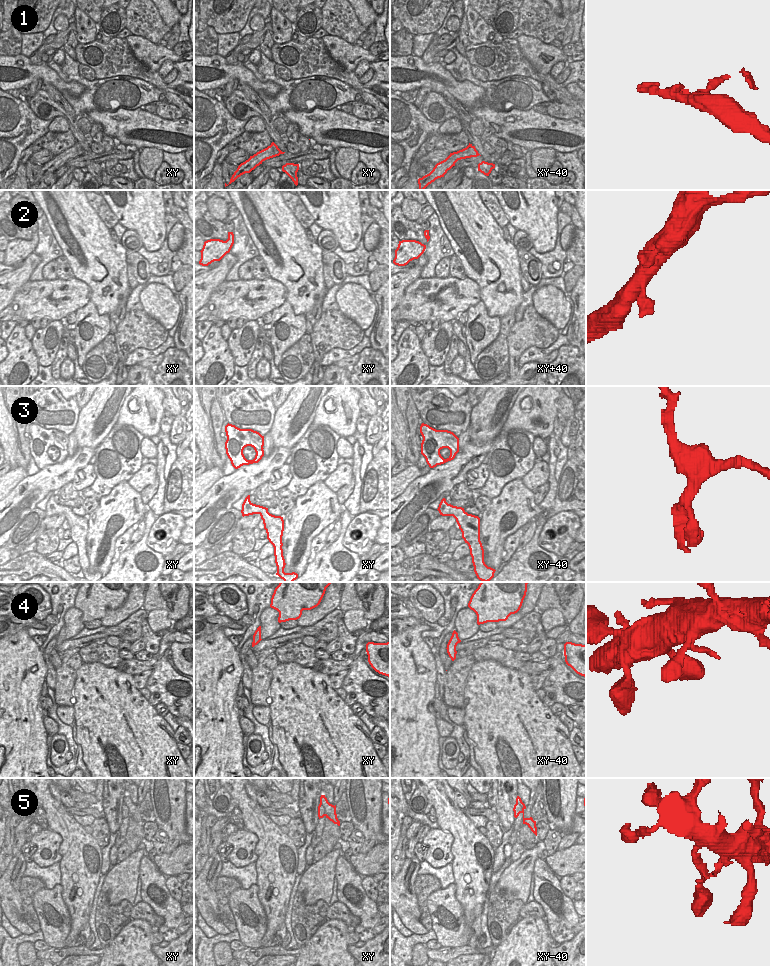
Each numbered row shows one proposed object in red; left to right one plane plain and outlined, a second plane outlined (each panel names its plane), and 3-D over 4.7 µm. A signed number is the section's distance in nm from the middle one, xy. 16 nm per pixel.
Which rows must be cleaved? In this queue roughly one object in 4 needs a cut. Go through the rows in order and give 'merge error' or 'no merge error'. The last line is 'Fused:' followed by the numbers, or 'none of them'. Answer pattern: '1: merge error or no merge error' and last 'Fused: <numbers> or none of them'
1: no merge error
2: no merge error
3: no merge error
4: no merge error
5: no merge error
Fused: none of them

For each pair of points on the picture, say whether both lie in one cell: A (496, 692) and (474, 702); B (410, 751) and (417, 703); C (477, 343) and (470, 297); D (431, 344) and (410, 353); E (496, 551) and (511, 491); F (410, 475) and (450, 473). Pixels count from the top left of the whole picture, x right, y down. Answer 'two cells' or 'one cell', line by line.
A: one cell
B: one cell
C: two cells
D: two cells
E: one cell
F: two cells

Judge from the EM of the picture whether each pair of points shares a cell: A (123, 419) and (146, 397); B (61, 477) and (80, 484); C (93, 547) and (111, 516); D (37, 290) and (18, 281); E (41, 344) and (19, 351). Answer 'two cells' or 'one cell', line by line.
A: one cell
B: two cells
C: one cell
D: two cells
E: two cells

